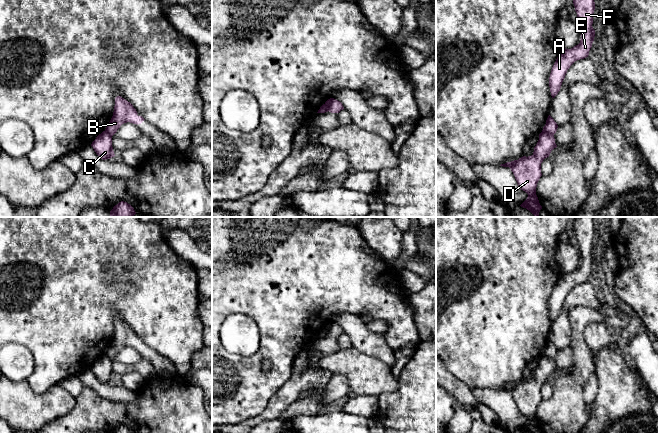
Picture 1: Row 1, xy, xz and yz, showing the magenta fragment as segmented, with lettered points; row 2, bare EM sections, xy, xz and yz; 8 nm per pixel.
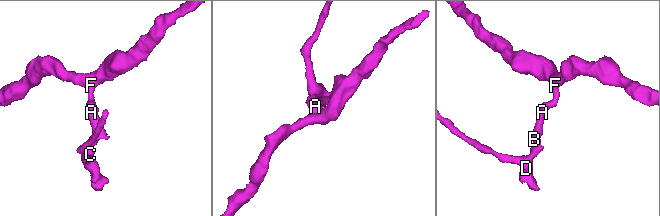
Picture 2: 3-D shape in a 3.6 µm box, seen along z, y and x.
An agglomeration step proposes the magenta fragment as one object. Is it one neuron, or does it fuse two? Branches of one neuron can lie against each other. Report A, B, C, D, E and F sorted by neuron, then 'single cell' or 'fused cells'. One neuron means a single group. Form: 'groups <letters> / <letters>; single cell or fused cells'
groups A B E F / C D; fused cells

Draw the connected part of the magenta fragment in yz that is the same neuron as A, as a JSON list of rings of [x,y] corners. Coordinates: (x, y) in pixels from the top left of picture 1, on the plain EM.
[[[577,217],[573,228],[580,246],[580,267],[571,273],[562,272],[550,297],[549,311],[552,322],[560,315],[567,294],[577,284],[588,281],[595,261],[592,251],[595,234],[594,221],[591,217]]]

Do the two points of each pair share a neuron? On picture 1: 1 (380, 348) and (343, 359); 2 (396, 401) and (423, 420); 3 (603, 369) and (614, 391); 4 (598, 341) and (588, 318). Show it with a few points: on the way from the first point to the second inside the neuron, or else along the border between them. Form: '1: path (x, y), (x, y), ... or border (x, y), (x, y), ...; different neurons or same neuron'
1: border (352, 346), (380, 359), (385, 364); different neurons
2: path (403, 408), (411, 416), (416, 417); same neuron
3: path (608, 374), (614, 380), (614, 386); same neuron
4: border (603, 320), (591, 322), (586, 327), (588, 346); different neurons

